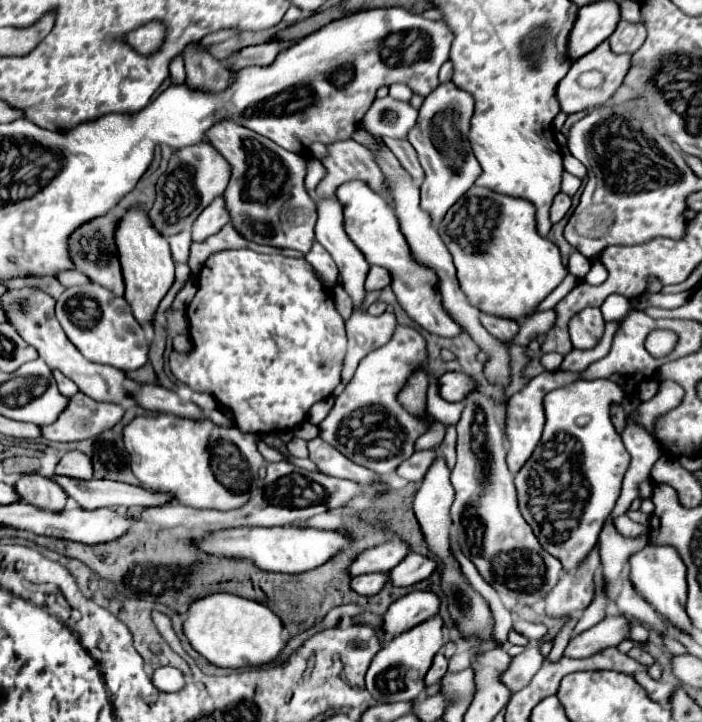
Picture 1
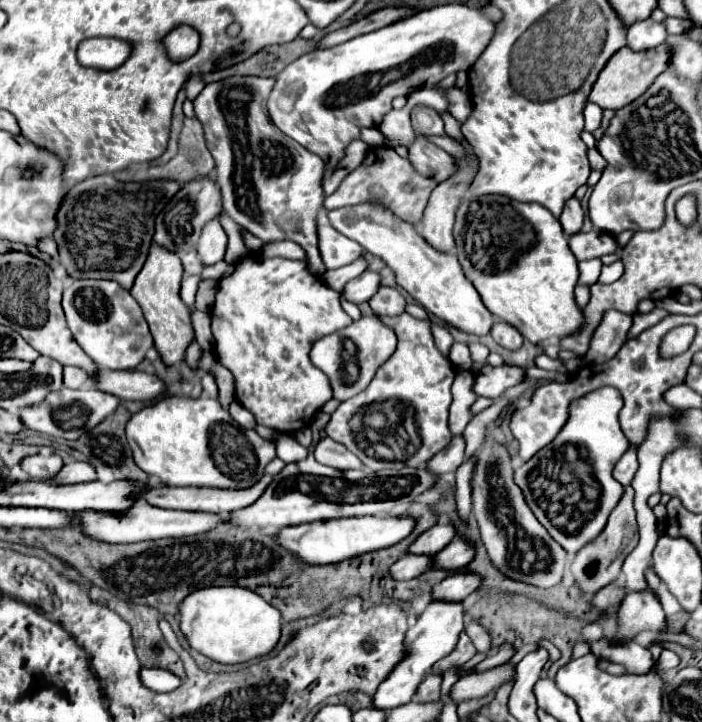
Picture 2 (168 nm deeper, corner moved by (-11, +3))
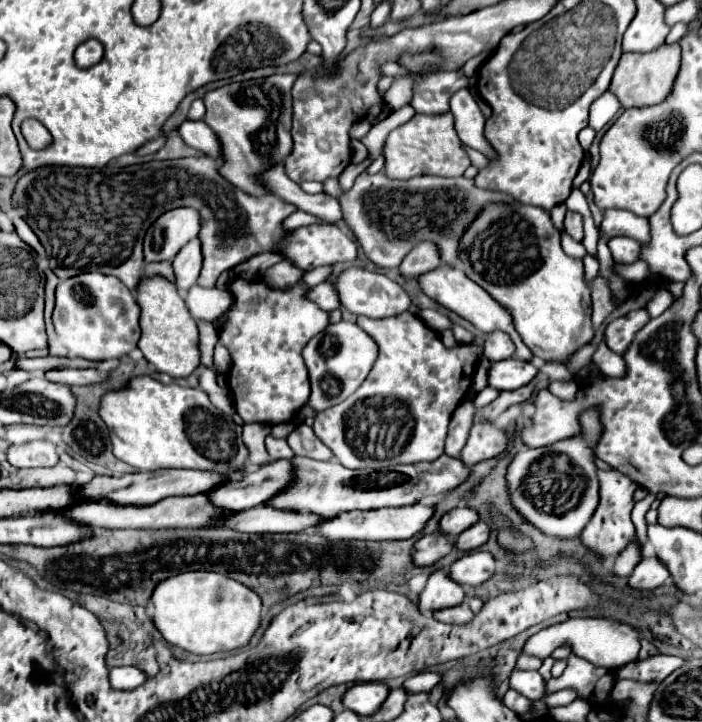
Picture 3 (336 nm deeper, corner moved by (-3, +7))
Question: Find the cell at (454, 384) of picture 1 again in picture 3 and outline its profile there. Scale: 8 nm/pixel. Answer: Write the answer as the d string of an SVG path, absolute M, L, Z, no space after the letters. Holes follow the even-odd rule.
M505 359L505 361L491 361L487 371L487 385L497 391L511 391L527 385L537 375L533 363L519 361L519 359Z

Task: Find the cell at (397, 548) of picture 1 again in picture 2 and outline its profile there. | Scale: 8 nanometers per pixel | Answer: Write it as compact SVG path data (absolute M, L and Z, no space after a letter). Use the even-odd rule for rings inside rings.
M437 523L433 525L429 531L425 531L423 535L417 537L417 541L409 547L409 553L417 553L417 555L435 555L439 553L445 545L451 543L451 539L455 537L457 529L453 523Z

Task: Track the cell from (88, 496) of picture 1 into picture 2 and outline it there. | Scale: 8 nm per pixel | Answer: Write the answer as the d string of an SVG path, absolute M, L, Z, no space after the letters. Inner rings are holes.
M263 475L263 479L259 479L259 483L247 487L247 489L215 489L215 487L155 487L155 491L147 491L147 495L143 495L143 499L155 507L163 507L163 509L179 509L179 511L207 511L207 513L231 513L231 511L239 511L245 509L249 505L253 505L263 491L269 487L271 477Z

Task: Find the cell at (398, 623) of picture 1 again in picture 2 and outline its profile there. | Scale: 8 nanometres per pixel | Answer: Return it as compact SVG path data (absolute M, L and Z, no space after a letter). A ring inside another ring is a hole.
M463 571L449 575L443 579L435 589L433 589L433 599L453 599L453 601L463 601L467 595L479 589L481 585L481 575L473 571Z

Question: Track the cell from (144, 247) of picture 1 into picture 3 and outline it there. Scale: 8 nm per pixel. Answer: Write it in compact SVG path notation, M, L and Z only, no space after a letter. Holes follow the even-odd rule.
M143 275L135 287L135 301L141 307L139 349L143 351L145 359L159 373L167 373L171 377L191 375L199 365L199 349L197 349L199 333L197 333L197 323L195 319L191 319L189 309L183 297L179 295L175 283L161 275L153 277Z

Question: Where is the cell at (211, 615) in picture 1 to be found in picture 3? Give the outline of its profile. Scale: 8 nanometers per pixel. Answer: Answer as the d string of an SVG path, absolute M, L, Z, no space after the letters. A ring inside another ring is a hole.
M189 571L157 585L151 597L151 613L167 643L193 655L229 653L249 645L261 625L261 599L249 587L217 573Z

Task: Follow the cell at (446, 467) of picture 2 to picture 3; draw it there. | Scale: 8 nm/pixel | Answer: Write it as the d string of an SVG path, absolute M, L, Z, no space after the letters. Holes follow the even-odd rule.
M465 401L455 409L455 415L451 417L451 423L449 423L447 441L445 441L445 455L459 457L473 425L473 413L475 413L473 401Z

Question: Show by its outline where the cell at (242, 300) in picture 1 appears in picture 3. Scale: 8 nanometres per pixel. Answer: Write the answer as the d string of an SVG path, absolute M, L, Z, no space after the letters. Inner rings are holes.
M237 277L229 285L233 305L221 315L223 327L219 341L231 355L227 383L237 413L245 423L277 425L291 421L311 395L309 373L301 351L313 335L329 325L329 311L315 307L315 303L307 299L307 291L309 285L305 285L303 279L299 279L295 287L287 287L287 291L267 287L265 279L247 281Z

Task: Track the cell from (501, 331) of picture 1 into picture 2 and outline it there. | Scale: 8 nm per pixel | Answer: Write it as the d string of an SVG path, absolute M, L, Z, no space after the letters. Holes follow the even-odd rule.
M497 321L493 325L493 329L491 329L491 335L501 347L505 347L509 351L515 351L515 349L519 349L523 345L523 337L519 335L519 331L511 329L509 323L505 323L505 321Z

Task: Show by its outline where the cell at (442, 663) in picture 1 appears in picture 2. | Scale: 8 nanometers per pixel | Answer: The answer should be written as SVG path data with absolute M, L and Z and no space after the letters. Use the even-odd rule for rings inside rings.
M427 675L423 679L423 683L419 683L413 701L419 703L431 703L431 701L439 701L439 685L441 685L441 675Z

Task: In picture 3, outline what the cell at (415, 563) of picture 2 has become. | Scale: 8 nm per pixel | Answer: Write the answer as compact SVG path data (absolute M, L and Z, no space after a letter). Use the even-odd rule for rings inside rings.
M433 533L421 537L415 543L411 551L411 561L415 567L425 567L425 565L433 565L435 561L439 561L451 551L453 551L453 541L443 533Z

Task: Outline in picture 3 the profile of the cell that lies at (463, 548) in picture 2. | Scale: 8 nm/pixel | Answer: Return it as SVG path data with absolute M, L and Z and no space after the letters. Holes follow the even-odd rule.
M477 521L475 525L471 525L467 531L459 533L455 539L455 547L461 551L473 551L479 549L489 537L489 527L485 521Z

